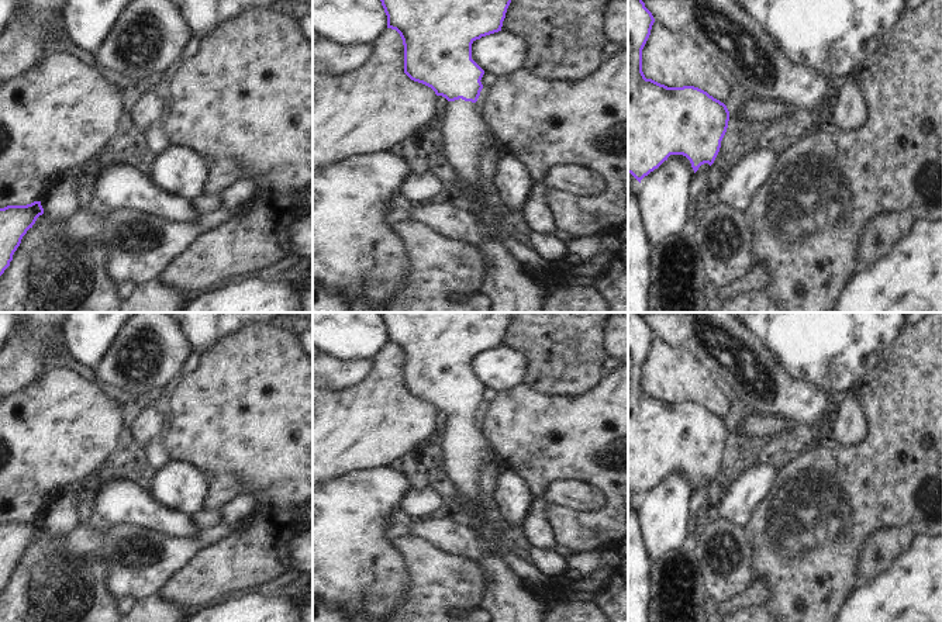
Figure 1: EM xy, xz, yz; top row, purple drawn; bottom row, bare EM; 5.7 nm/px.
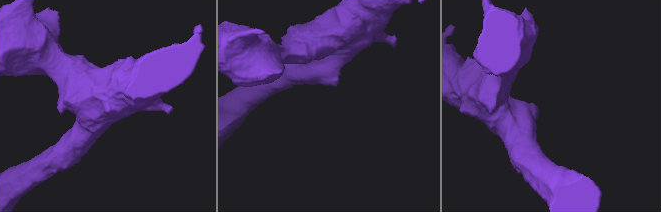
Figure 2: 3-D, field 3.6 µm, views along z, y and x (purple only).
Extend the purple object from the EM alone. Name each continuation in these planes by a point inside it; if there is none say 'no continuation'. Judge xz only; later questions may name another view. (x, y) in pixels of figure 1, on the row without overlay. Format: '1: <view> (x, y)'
1: xz (463, 443)

